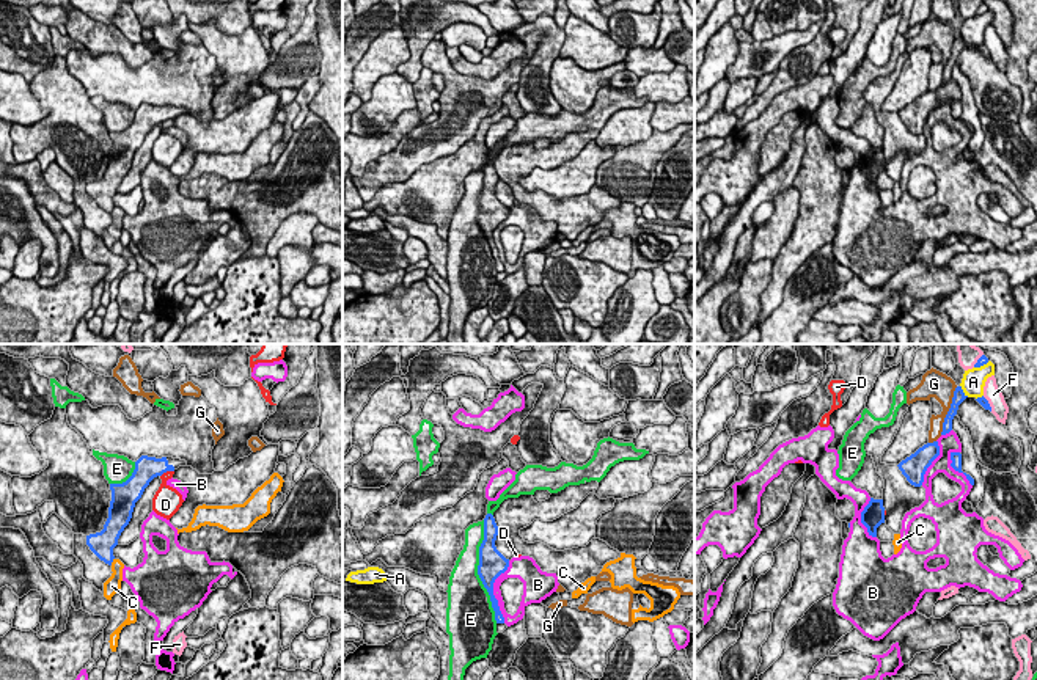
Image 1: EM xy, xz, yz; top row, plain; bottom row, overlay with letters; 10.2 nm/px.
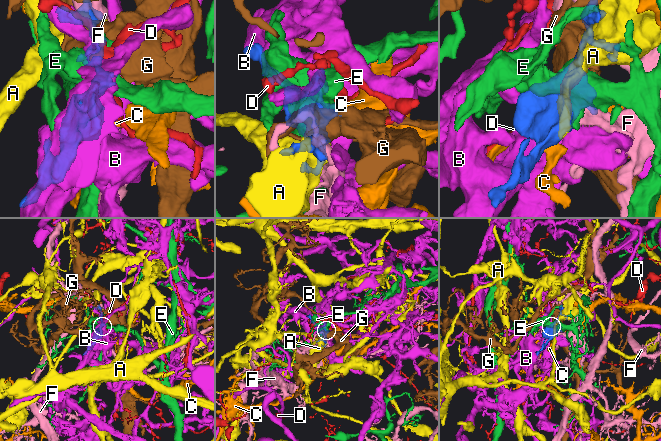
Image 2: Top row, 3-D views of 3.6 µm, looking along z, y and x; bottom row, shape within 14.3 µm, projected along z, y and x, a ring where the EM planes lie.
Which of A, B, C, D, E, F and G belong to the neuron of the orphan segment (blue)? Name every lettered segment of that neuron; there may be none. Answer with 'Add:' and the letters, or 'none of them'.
Add: none of them

